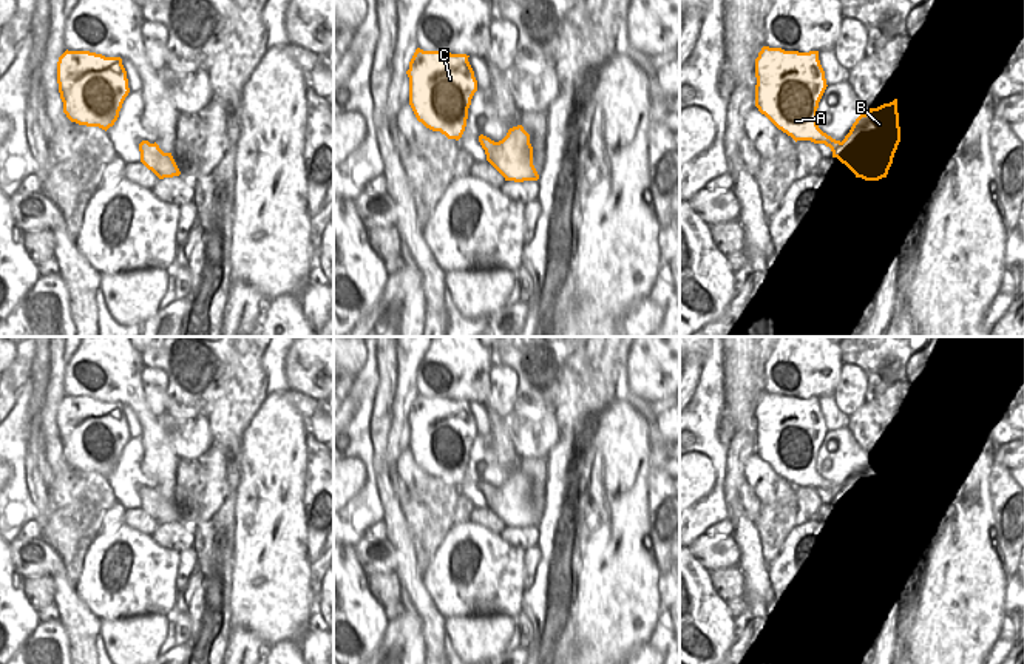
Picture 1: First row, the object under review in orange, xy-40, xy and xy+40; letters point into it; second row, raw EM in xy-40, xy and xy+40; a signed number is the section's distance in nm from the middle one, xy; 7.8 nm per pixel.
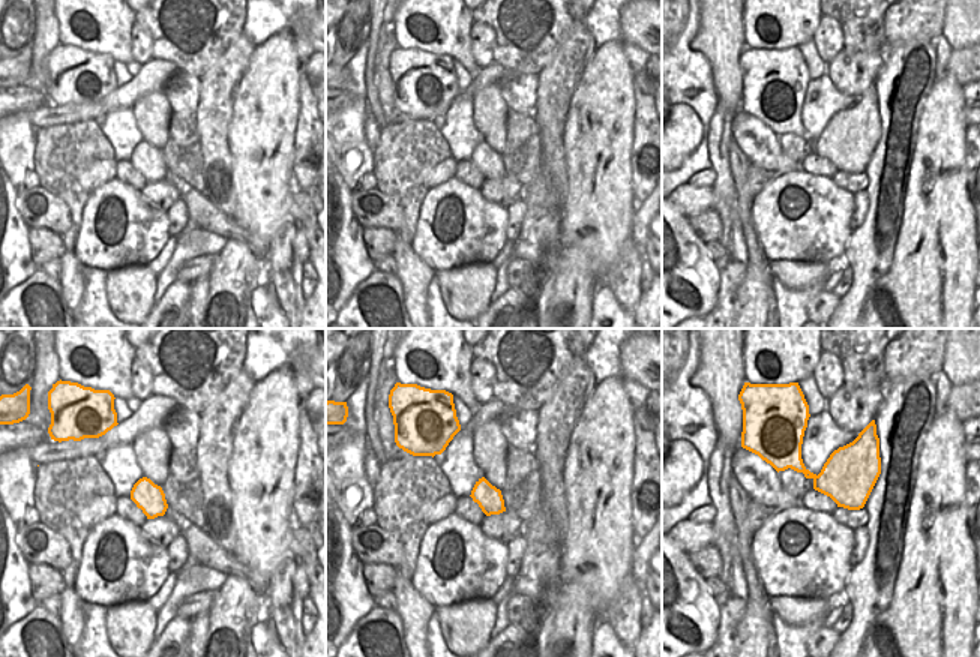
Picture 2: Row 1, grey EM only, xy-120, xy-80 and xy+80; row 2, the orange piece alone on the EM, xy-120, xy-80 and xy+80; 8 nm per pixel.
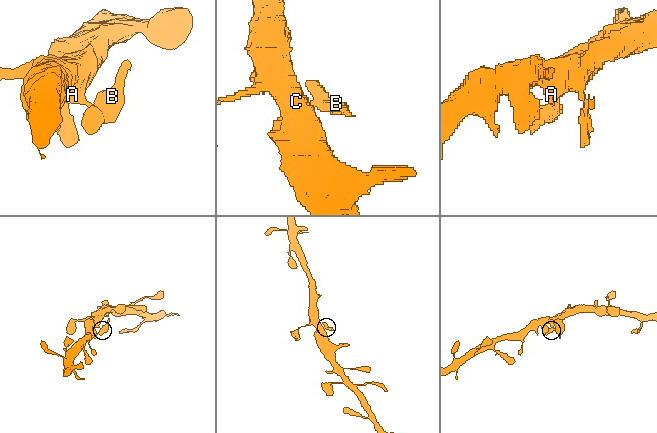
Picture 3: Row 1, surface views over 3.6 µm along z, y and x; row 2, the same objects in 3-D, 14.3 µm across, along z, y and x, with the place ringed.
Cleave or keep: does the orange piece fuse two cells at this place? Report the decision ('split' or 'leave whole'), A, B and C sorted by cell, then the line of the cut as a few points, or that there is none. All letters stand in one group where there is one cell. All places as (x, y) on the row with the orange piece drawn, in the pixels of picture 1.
split | A C / B | xy (496, 142), (485, 152)

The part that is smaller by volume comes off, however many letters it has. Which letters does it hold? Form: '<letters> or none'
B

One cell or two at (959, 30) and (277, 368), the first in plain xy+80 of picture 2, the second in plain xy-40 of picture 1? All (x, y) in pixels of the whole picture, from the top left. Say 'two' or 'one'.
two

